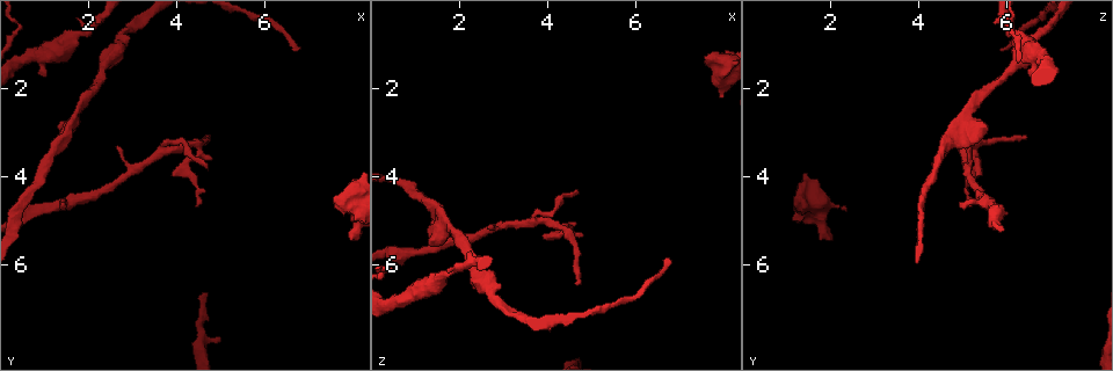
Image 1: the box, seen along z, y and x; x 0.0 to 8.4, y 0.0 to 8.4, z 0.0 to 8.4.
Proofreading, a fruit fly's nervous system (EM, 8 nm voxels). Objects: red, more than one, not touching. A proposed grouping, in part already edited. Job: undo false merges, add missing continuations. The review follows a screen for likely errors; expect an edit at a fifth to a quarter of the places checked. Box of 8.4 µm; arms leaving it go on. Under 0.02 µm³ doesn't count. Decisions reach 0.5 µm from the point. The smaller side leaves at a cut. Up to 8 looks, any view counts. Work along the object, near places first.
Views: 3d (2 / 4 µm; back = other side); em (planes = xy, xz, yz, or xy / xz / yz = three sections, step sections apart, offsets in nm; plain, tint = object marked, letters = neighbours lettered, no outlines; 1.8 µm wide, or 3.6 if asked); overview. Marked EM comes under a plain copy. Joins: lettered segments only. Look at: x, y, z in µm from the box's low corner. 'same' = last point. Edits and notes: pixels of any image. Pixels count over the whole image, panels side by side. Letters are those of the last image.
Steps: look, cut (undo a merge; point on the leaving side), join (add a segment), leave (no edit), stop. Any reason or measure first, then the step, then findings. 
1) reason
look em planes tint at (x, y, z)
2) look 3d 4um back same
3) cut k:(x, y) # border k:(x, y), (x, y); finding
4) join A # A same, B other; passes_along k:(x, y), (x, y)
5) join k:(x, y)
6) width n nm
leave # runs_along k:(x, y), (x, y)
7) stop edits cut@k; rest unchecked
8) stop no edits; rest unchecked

look 3d 4um at (1.05, 1.75, 6.55)

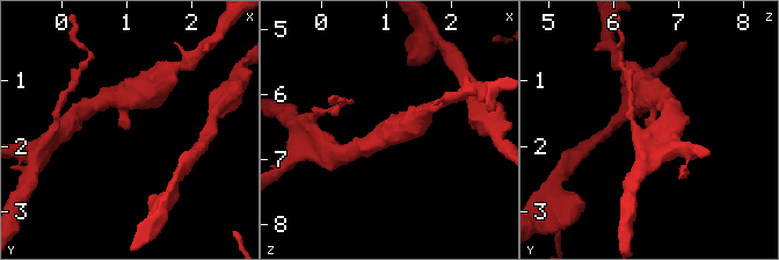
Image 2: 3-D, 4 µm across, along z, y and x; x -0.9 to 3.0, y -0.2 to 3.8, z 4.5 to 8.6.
look em 3.6um planes tint same

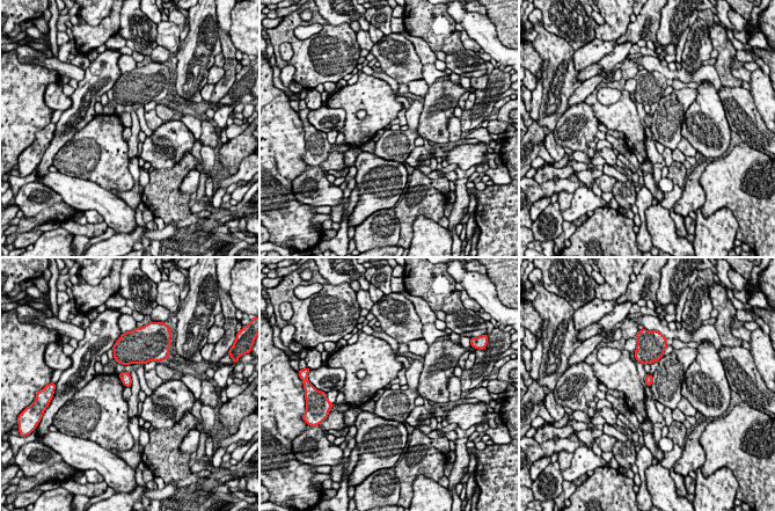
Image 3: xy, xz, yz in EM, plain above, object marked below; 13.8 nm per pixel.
see the neighbours
look em 3.6um planes letters same

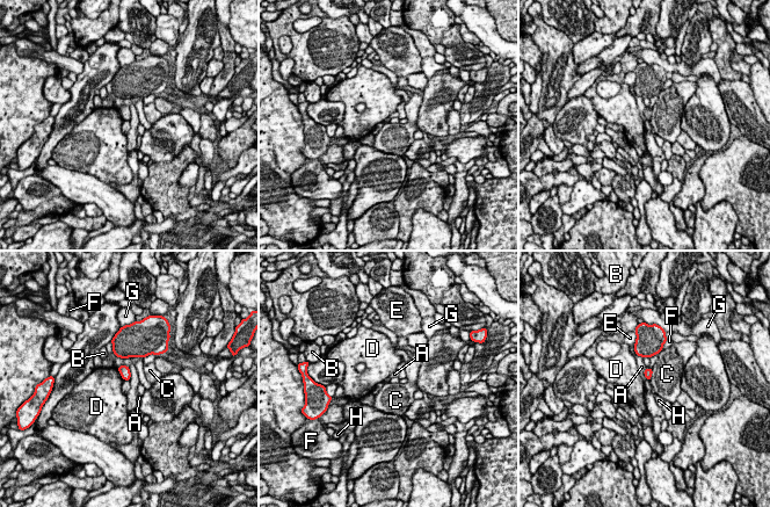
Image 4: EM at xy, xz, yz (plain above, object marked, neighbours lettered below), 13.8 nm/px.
leave # A other, B other, C other, D other, E other, F other, G other, H other; border 4:(662, 349), (658, 353); none of them fits

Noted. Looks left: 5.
look em yz step 8 letters at (4.50, 3.40, 5.30)

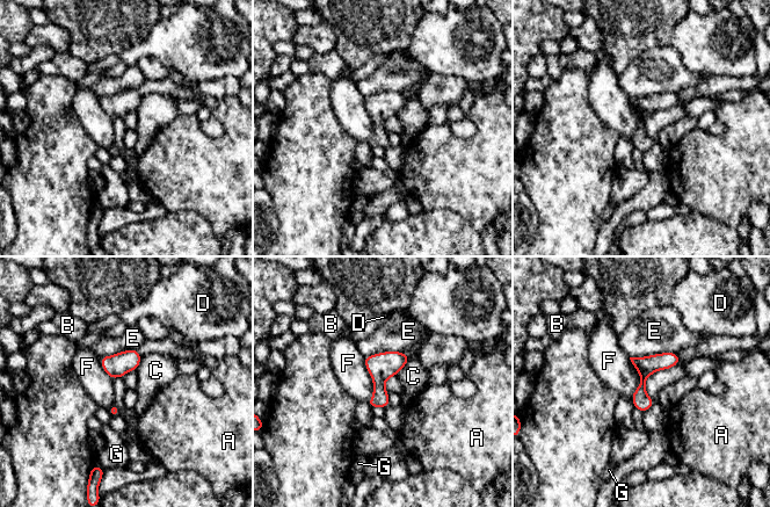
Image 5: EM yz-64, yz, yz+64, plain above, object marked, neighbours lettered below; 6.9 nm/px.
width 130 nm; longest_contact E 320 nm
leave # A other, B other, C other, D other, E other, F other, G other; continuous, no second neuron

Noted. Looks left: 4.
branch stops here
look em yz step 4 tint at (1.25, 3.15, 5.30)

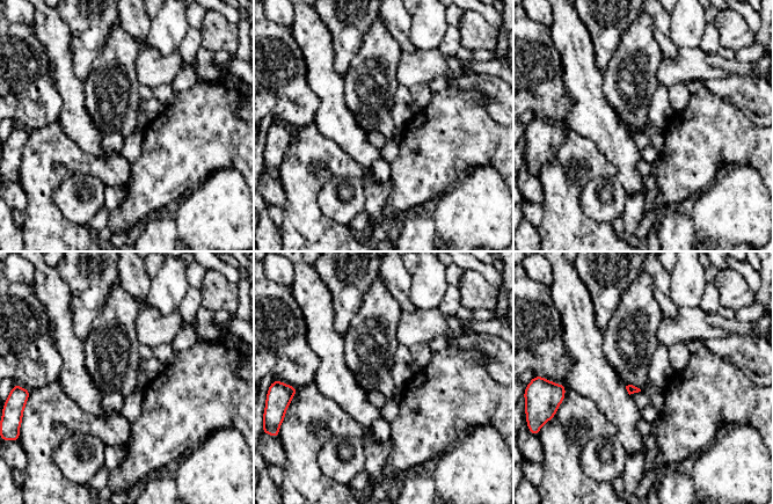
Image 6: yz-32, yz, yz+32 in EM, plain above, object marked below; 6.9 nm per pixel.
cut it another way
look em planes letters same

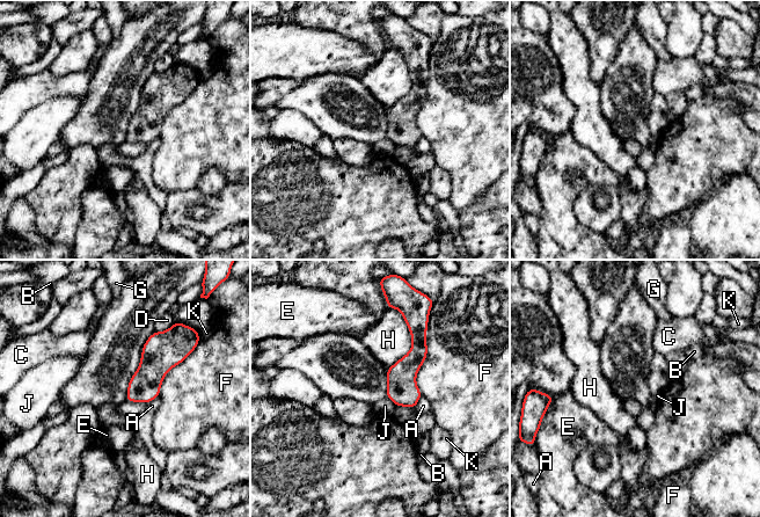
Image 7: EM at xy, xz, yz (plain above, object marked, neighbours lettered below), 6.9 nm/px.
longest_contact F 500 nm
leave # A other, B other, C other, D other, E other, F other, G other, H other, J other, K other; border 7:(386, 395), (395, 406); no lettered segment goes on from it

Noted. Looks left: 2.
free end
look em xz step 16 letters at (6.70, 1.15, 5.85)

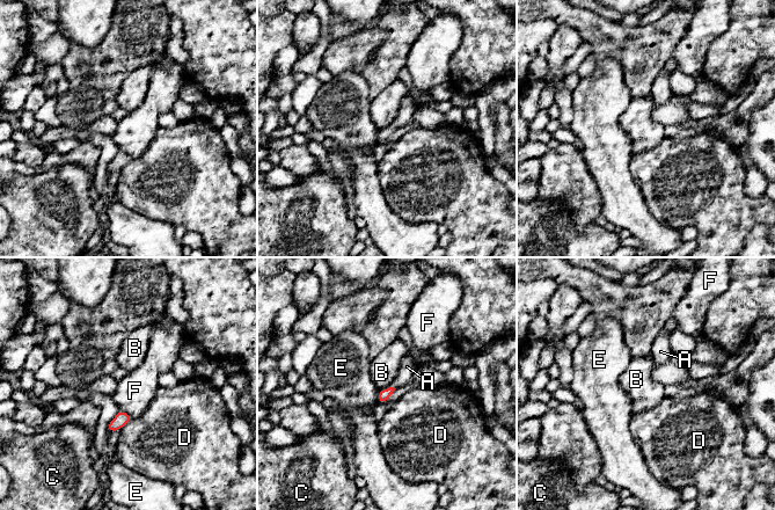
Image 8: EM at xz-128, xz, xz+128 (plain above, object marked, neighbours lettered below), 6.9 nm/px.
another direction
look em planes letters same

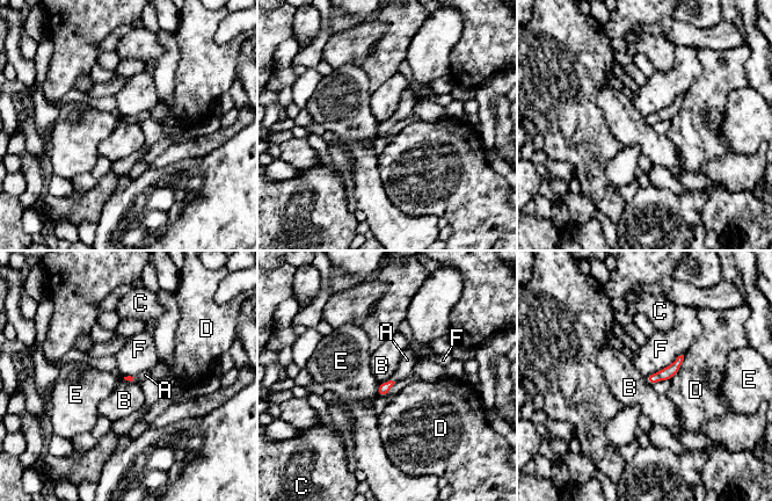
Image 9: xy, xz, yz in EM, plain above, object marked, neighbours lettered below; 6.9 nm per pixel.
join A # A same, B other, C other, D other, E other, F other; passes_along 9:(384, 387), (392, 380), (407, 360); it goes on there

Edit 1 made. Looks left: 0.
stop edits join@9; rest unchecked

